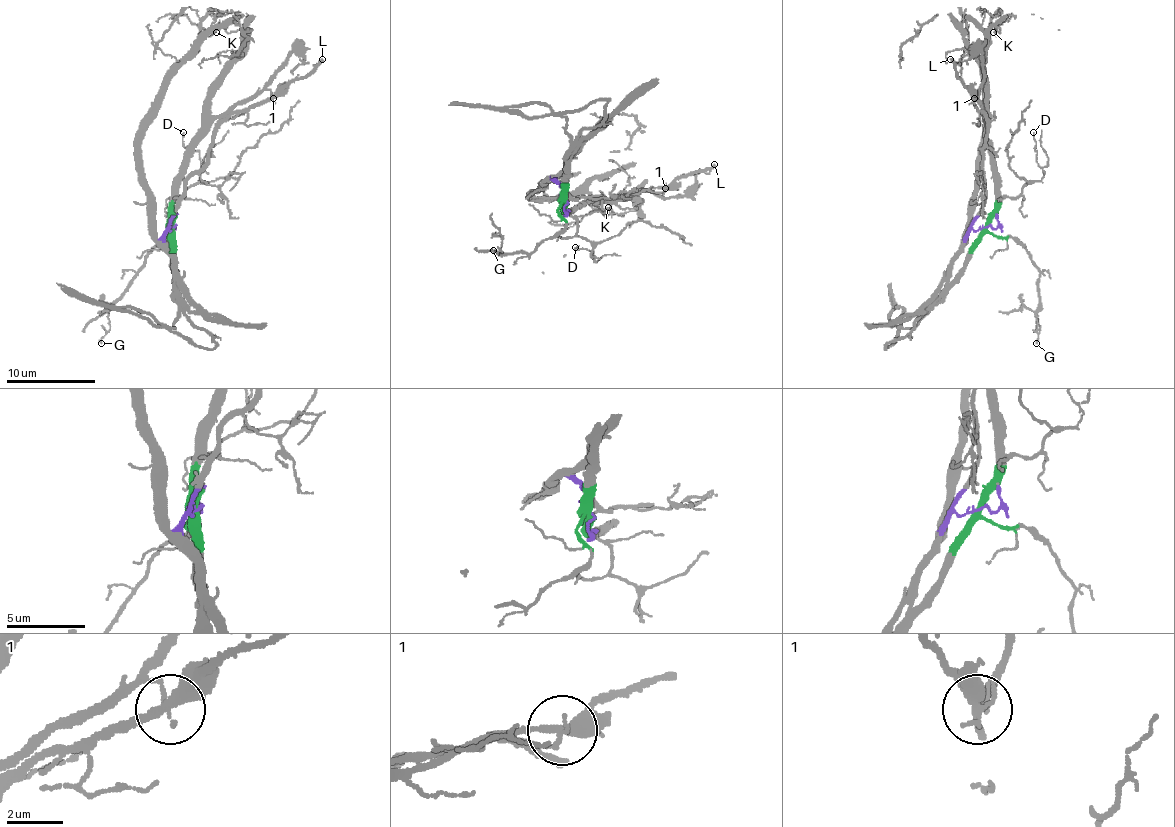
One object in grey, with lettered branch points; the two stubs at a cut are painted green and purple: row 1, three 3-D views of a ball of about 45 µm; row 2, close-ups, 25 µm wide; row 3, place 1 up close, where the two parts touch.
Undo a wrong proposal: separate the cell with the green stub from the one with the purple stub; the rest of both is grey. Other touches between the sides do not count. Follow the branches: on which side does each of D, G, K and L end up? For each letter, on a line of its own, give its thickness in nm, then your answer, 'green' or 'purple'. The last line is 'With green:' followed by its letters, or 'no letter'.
D: 100 nm thick; green
G: 120 nm thick; green
K: 120 nm thick; purple
L: 170 nm thick; purple
With green: D, G

